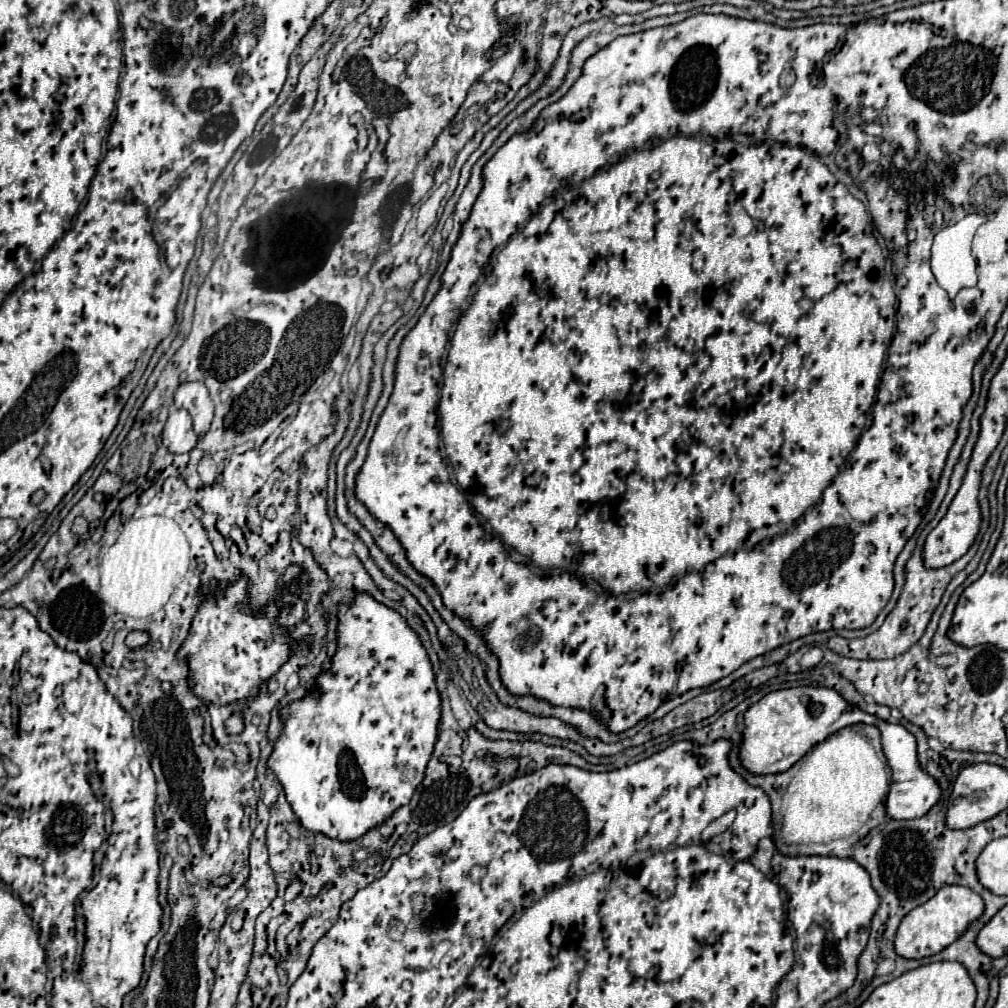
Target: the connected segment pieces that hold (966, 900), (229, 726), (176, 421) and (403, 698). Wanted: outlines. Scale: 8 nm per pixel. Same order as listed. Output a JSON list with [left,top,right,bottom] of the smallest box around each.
[[894,884,984,958],[224,714,244,734],[162,410,196,454],[268,594,440,842]]

